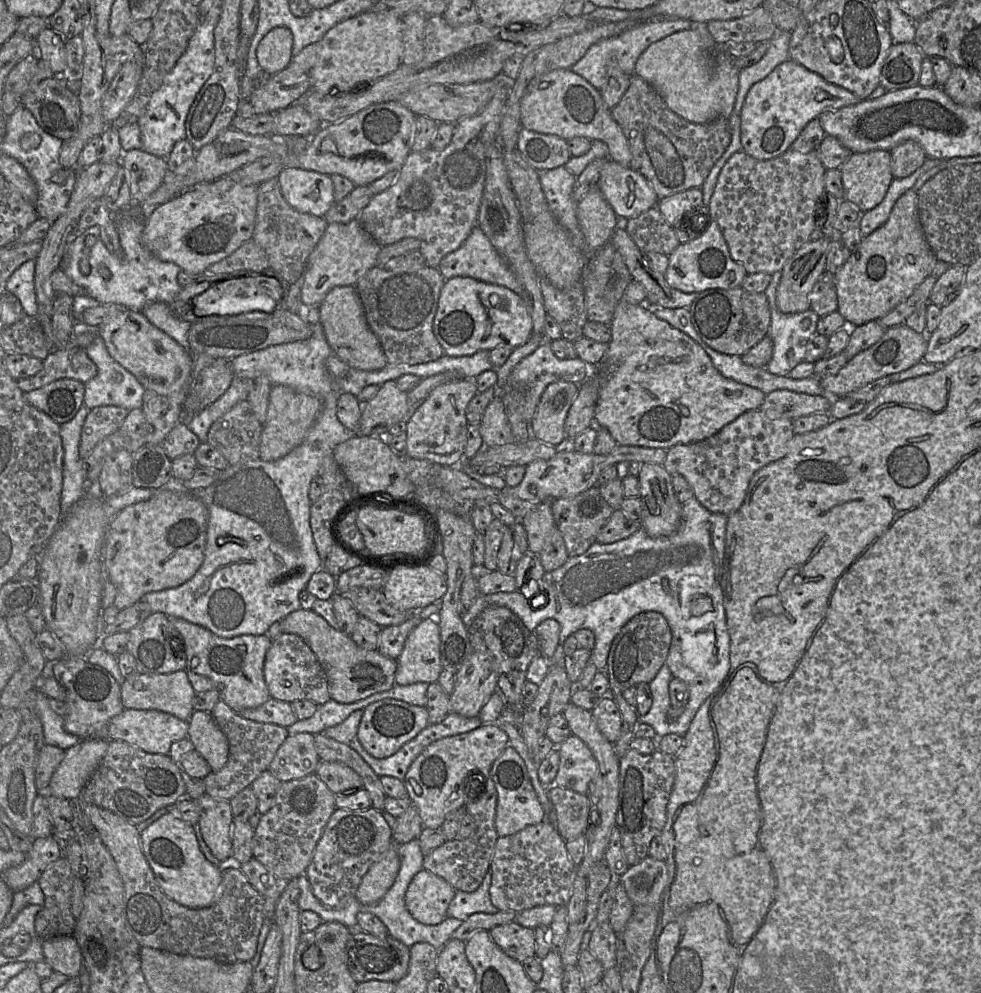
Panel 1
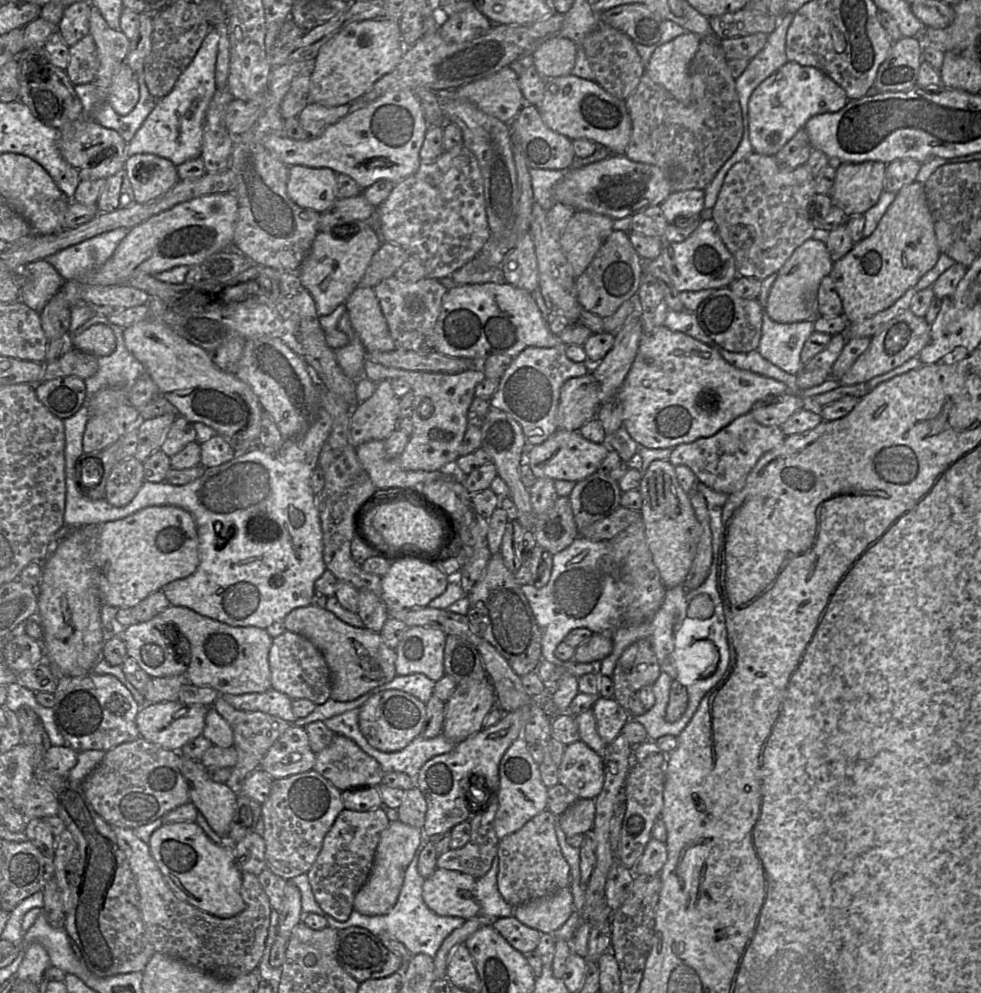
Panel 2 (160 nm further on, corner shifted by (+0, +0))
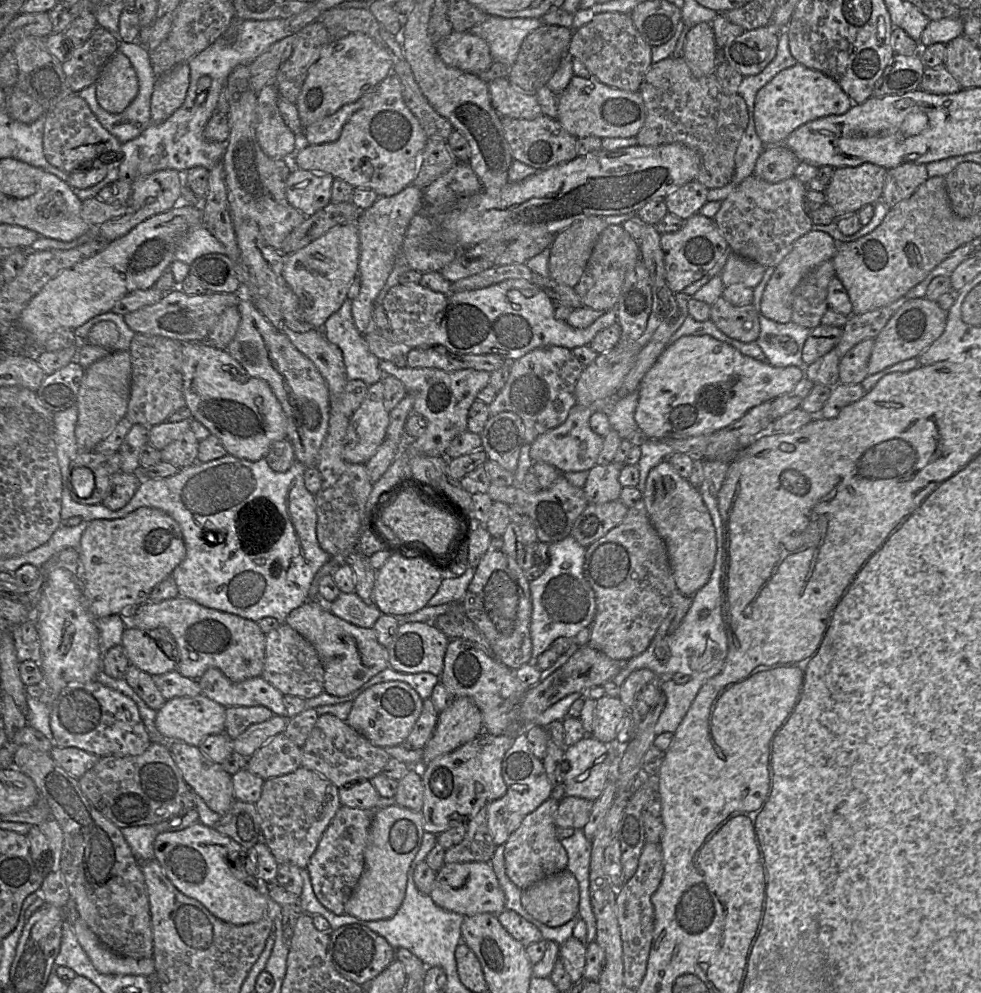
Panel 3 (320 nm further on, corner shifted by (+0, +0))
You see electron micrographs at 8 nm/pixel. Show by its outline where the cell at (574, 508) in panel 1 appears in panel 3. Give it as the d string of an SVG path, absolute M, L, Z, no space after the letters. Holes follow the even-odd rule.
M611 462L608 465L595 465L588 472L582 487L589 504L603 504L619 499L623 486L619 482L622 466Z

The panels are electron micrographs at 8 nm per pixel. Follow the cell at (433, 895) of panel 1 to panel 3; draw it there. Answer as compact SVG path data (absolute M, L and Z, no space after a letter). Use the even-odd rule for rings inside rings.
M490 862L445 863L437 872L430 896L440 908L465 917L481 913L499 914L505 909L505 894Z

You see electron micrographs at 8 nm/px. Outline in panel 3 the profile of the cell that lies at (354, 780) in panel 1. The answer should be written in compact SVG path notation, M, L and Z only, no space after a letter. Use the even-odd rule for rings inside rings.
M331 714L318 717L305 744L301 747L301 765L320 774L337 788L355 779L372 779L382 774L391 759L383 747L376 746L354 730L346 721Z

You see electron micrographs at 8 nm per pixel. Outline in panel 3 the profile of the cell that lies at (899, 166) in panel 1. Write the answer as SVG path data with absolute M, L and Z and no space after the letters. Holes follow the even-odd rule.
M904 163L888 169L882 200L893 207L909 198L928 178L926 164Z

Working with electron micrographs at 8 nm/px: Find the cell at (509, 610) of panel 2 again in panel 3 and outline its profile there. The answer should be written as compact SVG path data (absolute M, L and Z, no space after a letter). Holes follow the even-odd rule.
M492 537L489 547L476 568L462 606L466 617L490 643L496 659L512 670L534 662L530 622L532 601L529 581L516 558L506 554L502 537Z

